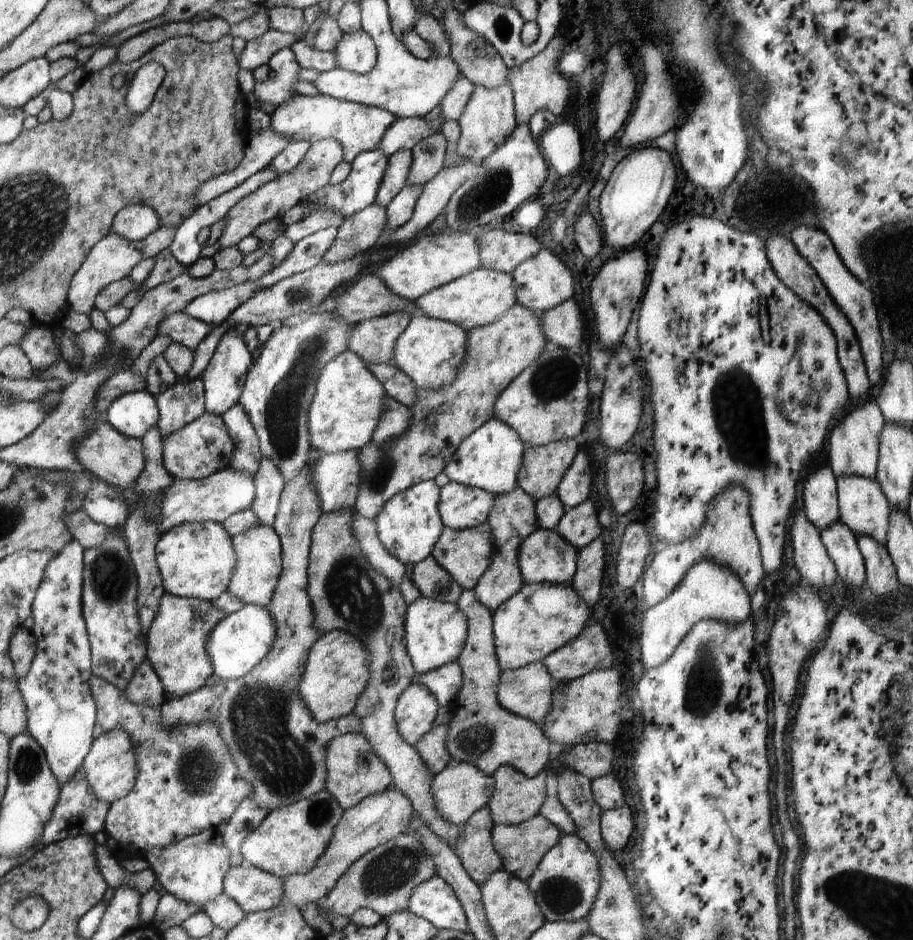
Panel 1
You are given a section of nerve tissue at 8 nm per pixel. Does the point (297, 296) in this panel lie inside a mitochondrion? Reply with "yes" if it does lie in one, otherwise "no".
yes

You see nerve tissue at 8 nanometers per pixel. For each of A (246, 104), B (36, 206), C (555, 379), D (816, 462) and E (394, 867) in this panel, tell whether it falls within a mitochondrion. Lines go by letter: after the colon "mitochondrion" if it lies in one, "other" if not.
A: other
B: mitochondrion
C: mitochondrion
D: other
E: mitochondrion

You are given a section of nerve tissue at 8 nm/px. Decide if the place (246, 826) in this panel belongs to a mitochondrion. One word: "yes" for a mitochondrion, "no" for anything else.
yes

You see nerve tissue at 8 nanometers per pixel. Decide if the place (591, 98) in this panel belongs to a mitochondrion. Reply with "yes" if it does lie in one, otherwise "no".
no

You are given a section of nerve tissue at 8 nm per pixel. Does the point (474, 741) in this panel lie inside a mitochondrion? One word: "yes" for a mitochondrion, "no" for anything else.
yes

